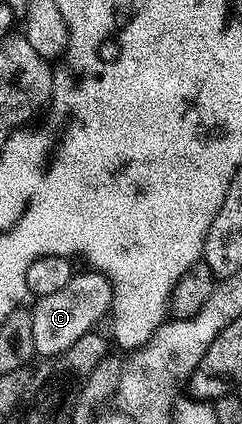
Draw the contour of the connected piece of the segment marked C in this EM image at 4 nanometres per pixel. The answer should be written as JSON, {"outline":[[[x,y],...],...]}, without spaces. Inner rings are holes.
{"outline":[[[78,271],[63,286],[63,290],[55,290],[55,294],[47,294],[36,301],[33,317],[27,321],[27,327],[33,339],[32,351],[41,356],[61,356],[68,353],[88,332],[98,327],[97,323],[115,304],[113,285],[104,276],[92,271]]]}

